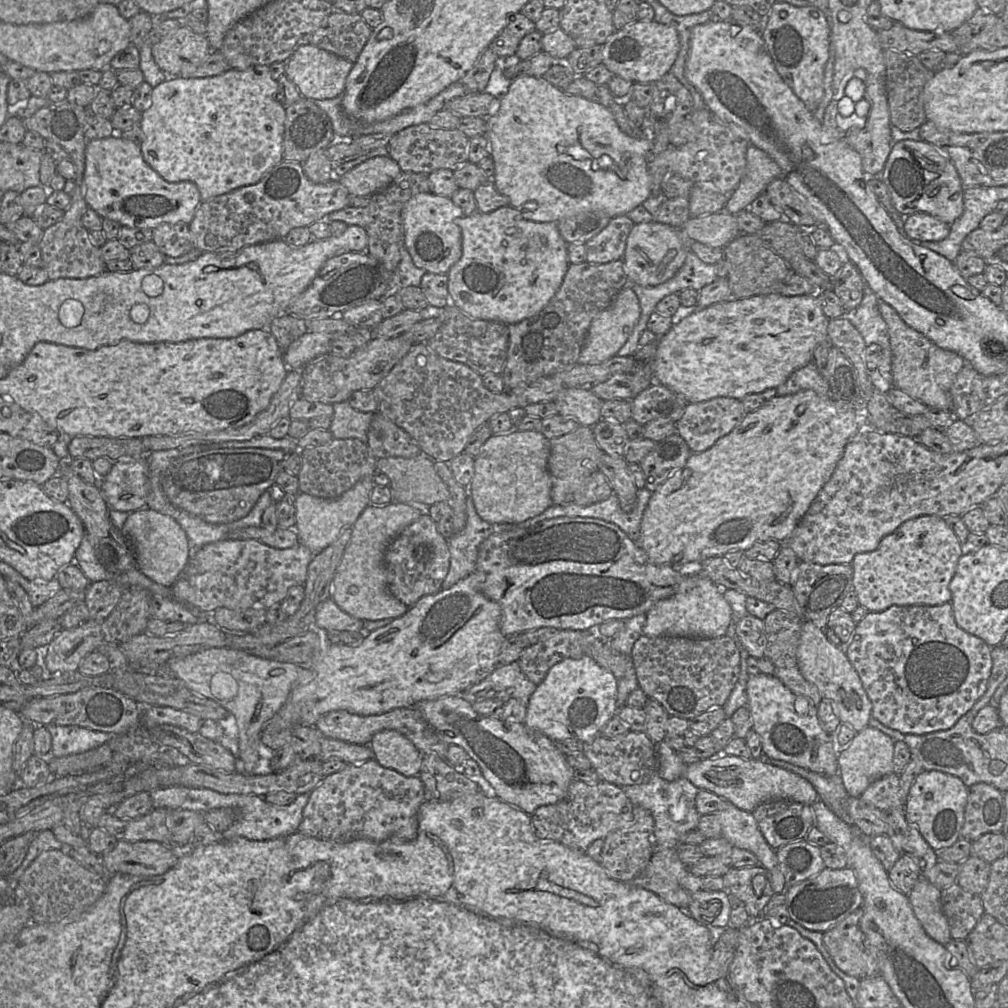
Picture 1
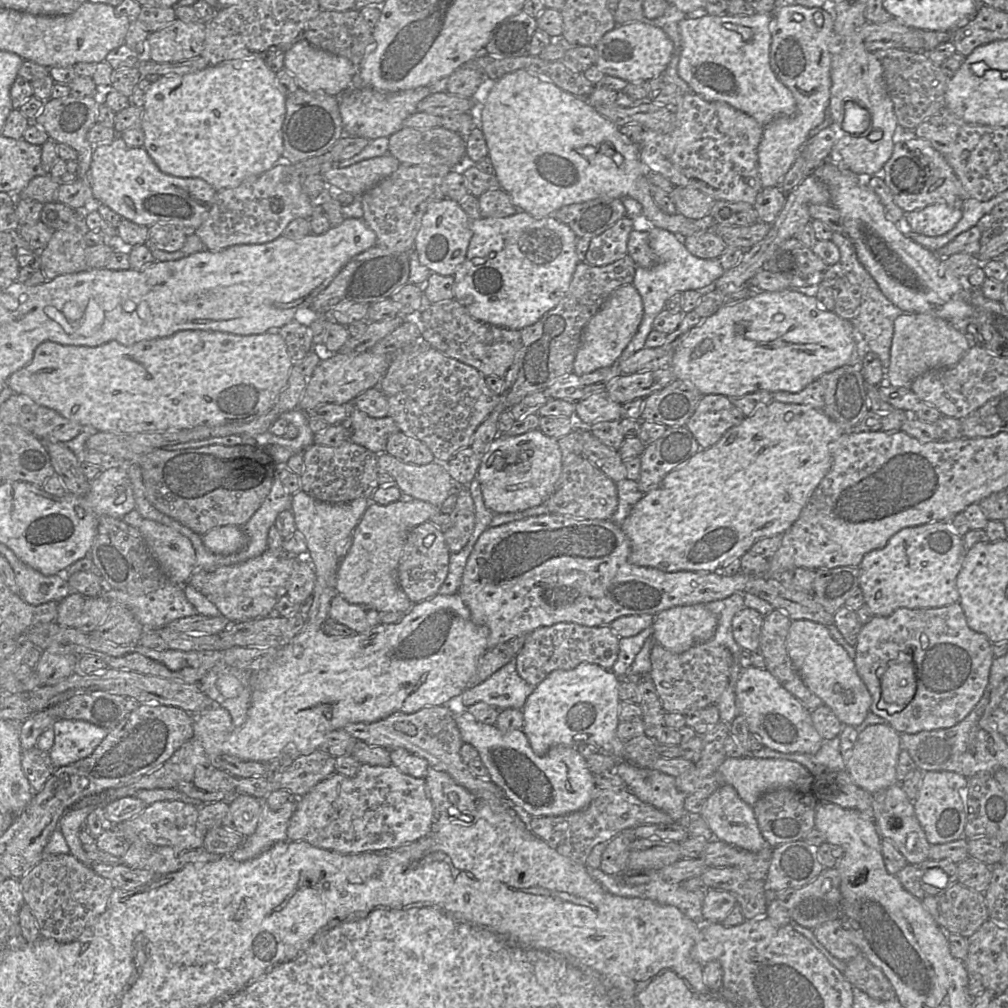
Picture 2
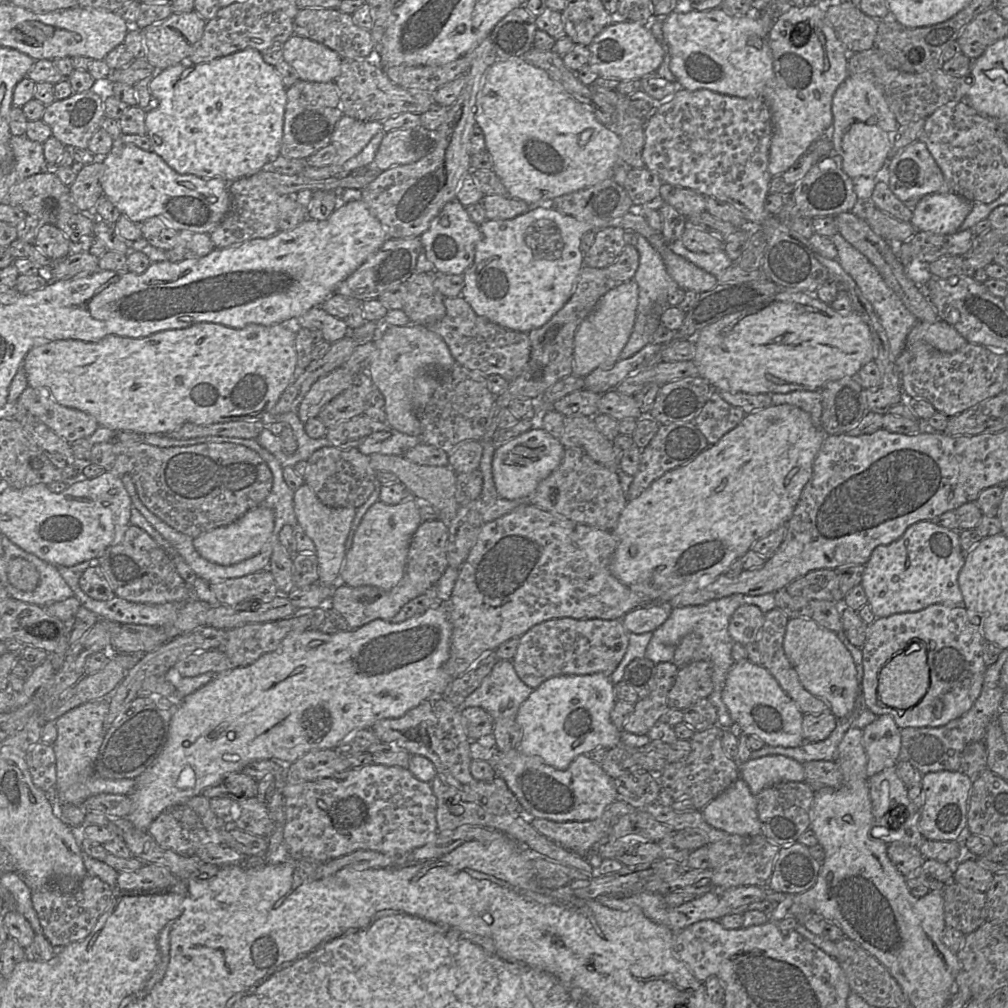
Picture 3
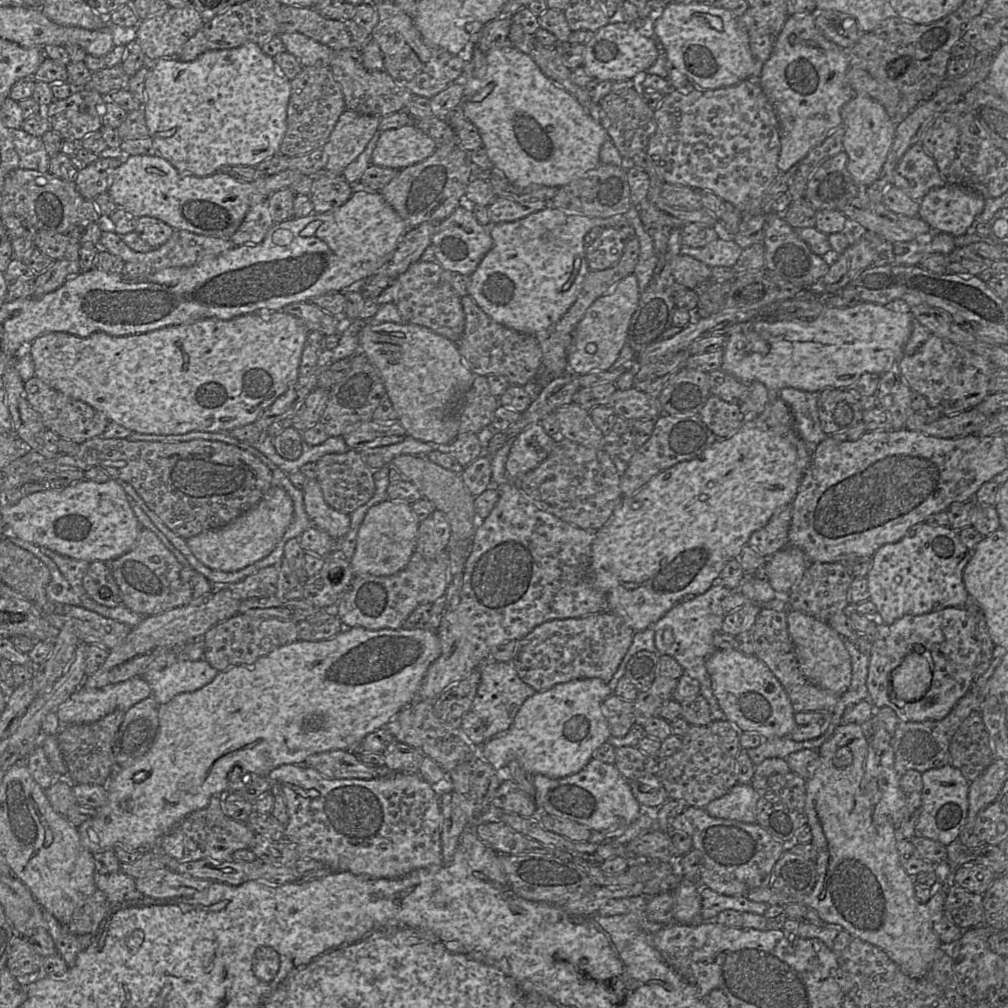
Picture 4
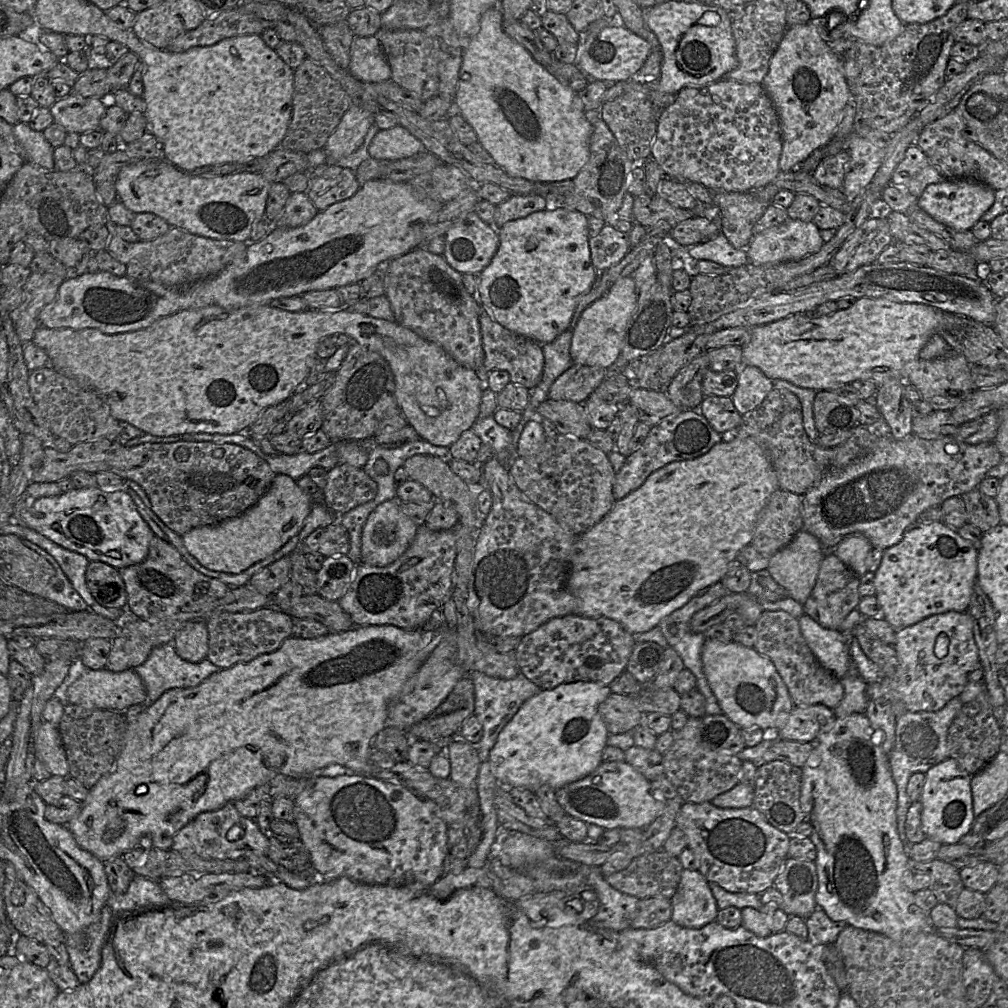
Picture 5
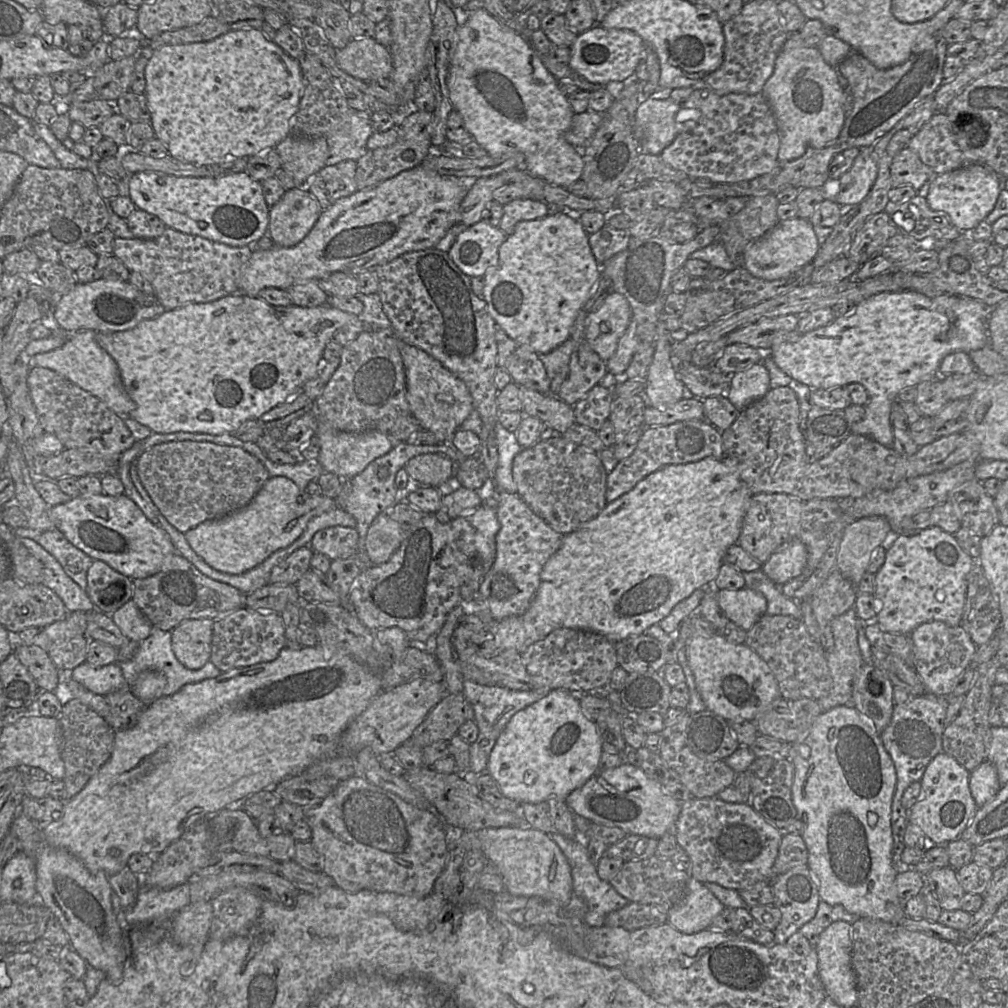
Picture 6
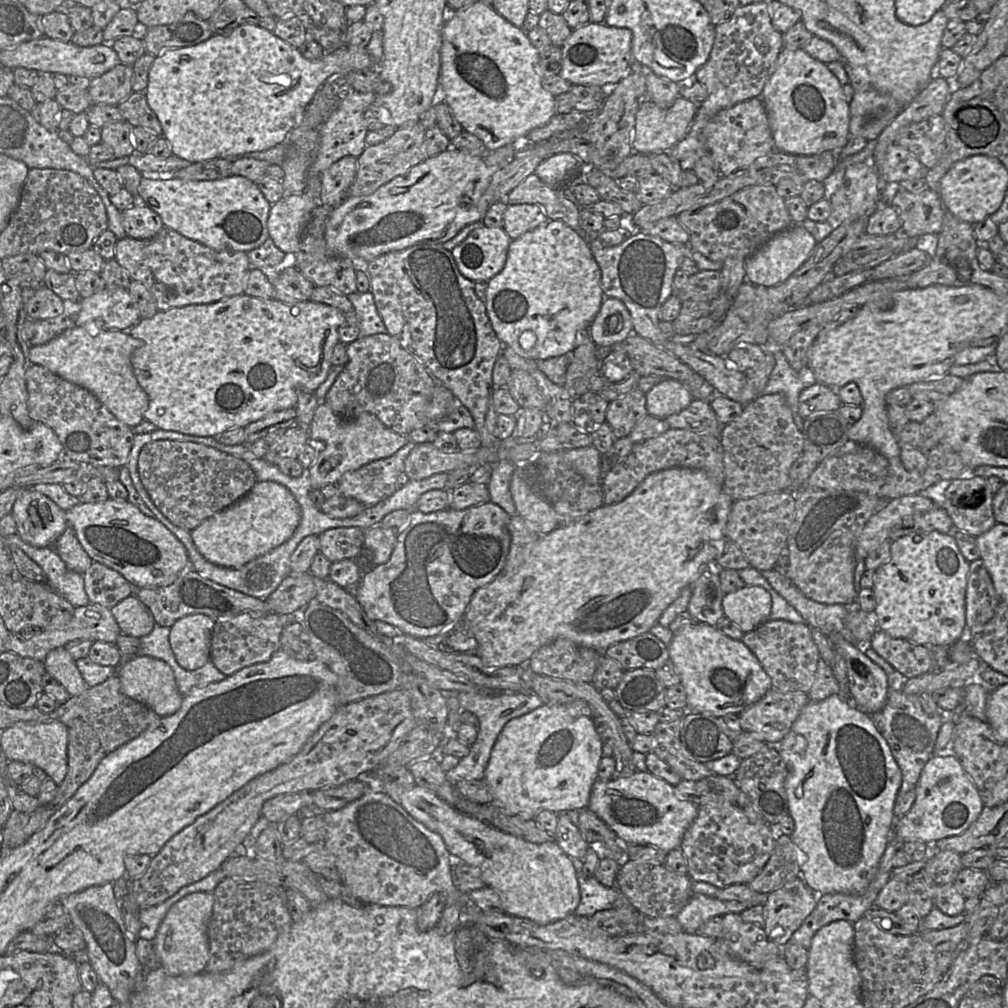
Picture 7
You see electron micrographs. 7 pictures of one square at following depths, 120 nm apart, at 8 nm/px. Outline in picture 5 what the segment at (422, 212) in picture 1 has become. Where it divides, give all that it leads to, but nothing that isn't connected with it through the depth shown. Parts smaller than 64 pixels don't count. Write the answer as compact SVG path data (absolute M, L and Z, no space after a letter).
M475 210L450 228L445 237L443 256L446 262L461 274L480 274L491 262L498 249L500 239L495 226L485 223Z

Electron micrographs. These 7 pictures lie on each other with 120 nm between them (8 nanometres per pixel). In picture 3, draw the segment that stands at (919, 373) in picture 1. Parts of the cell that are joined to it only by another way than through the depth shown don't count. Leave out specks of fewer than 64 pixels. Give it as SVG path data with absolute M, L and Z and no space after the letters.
M943 320L935 323L917 322L906 338L904 350L894 362L899 373L902 373L910 361L910 347L918 341L924 341L944 353L956 352L968 343Z

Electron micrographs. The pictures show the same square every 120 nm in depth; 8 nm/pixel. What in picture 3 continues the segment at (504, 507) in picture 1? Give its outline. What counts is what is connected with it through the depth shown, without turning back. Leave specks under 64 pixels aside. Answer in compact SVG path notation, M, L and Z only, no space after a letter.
M532 427L497 446L492 460L492 474L498 496L507 500L526 501L538 484L560 465L564 451L565 447L560 440L540 427Z

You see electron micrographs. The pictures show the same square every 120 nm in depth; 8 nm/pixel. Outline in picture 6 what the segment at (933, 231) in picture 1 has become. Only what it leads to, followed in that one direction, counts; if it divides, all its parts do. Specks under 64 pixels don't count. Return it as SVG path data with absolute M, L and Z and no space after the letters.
M969 163L935 176L925 198L932 210L945 214L962 232L969 232L993 210L1002 185L1002 178L993 170L982 164Z

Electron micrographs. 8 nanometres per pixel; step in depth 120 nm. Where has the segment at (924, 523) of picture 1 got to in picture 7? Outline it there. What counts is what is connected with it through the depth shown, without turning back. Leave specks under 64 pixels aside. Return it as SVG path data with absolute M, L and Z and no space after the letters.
M917 531L893 541L888 561L874 571L872 590L878 630L918 645L950 646L949 660L954 664L975 657L965 621L969 568L953 534Z

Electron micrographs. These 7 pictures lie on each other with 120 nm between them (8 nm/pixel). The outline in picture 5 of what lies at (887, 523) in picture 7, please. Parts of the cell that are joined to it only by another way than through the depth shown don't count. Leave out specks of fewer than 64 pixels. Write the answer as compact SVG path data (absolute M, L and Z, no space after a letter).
M853 533L844 537L832 551L844 565L861 577L867 572L865 561L872 549L865 536Z

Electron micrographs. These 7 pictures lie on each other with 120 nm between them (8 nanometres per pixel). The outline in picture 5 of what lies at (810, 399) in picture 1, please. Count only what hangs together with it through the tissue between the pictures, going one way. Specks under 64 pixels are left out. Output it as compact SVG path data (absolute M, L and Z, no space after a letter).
M734 435L724 437L707 453L693 459L671 462L651 473L636 490L615 501L611 510L594 526L577 535L572 546L567 578L567 588L576 598L574 614L585 617L608 617L619 622L628 632L635 634L658 626L660 620L686 604L693 596L711 585L721 581L729 564L736 559L737 553L751 543L757 518L770 495L780 489L771 461L764 450L751 438L738 438Z

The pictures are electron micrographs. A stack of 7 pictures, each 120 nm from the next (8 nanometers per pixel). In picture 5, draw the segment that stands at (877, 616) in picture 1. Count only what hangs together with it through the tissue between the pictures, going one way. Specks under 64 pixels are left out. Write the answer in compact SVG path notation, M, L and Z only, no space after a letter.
M966 612L936 614L897 629L893 647L898 659L897 670L893 676L876 682L881 683L882 694L889 702L901 700L910 712L938 711L959 696L968 683L968 673L979 661L973 621Z

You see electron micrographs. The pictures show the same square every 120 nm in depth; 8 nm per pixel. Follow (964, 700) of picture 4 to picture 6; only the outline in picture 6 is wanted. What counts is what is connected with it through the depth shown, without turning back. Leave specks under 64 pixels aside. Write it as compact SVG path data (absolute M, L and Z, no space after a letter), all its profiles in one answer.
M925 693L910 696L902 704L895 704L888 726L881 732L881 739L886 751L895 765L897 784L892 799L891 829L893 837L892 860L898 871L903 869L901 854L904 850L904 834L908 824L908 810L902 805L902 796L906 788L915 781L920 781L930 761L942 751L942 734L949 705L949 696Z

